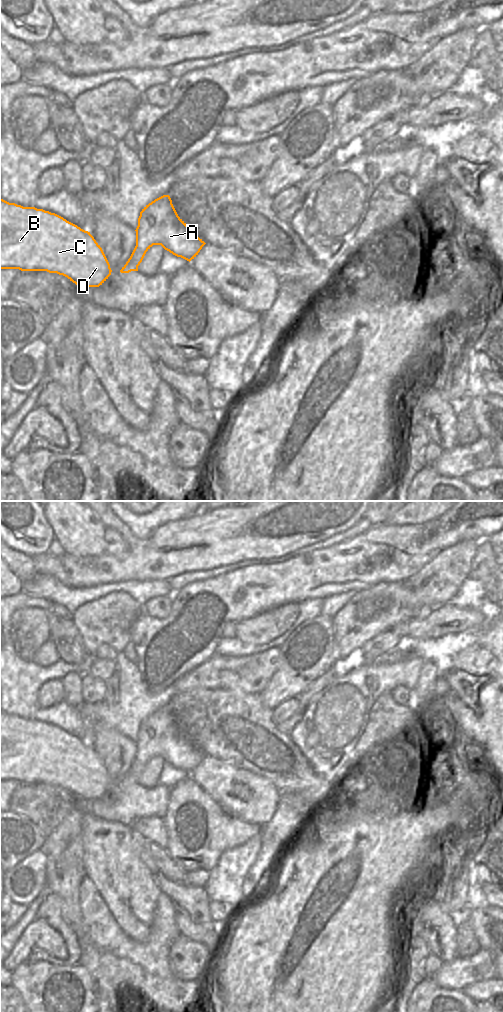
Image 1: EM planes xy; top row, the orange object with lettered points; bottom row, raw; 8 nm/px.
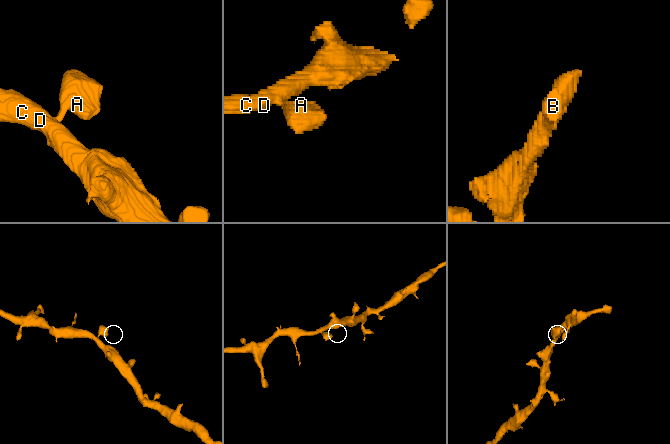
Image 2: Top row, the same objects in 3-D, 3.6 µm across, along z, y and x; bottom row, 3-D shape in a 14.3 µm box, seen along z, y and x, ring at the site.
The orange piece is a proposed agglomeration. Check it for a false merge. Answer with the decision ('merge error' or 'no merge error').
no merge error

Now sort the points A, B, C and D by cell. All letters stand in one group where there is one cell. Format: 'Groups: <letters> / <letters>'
Groups: A B C D

